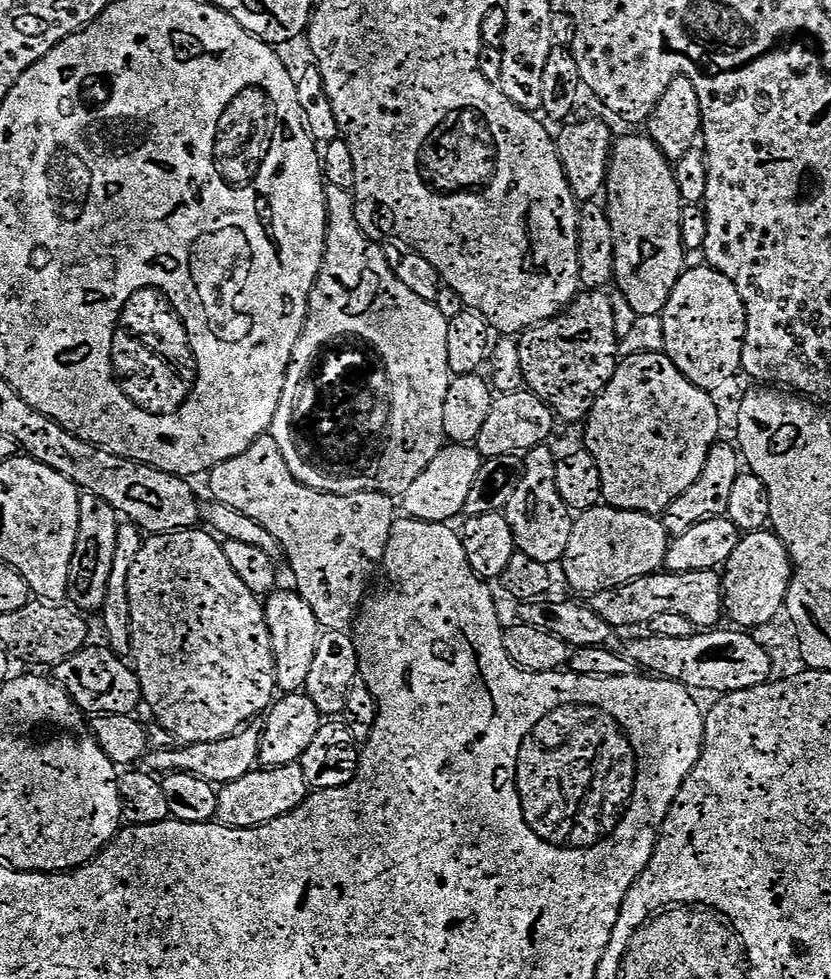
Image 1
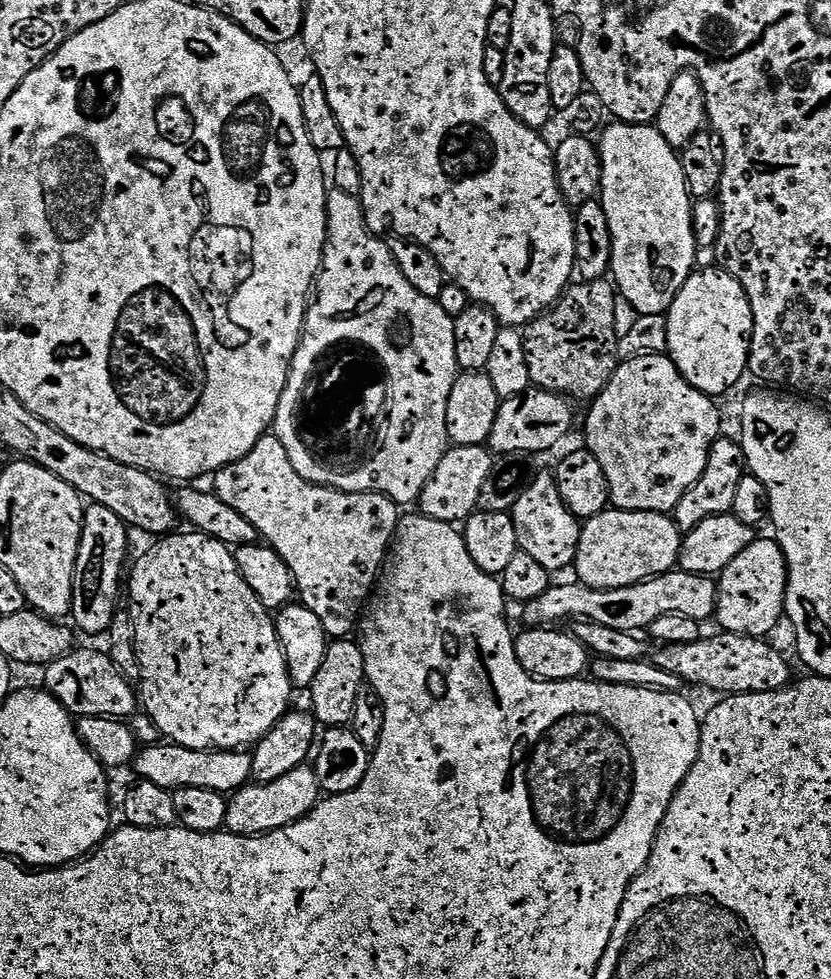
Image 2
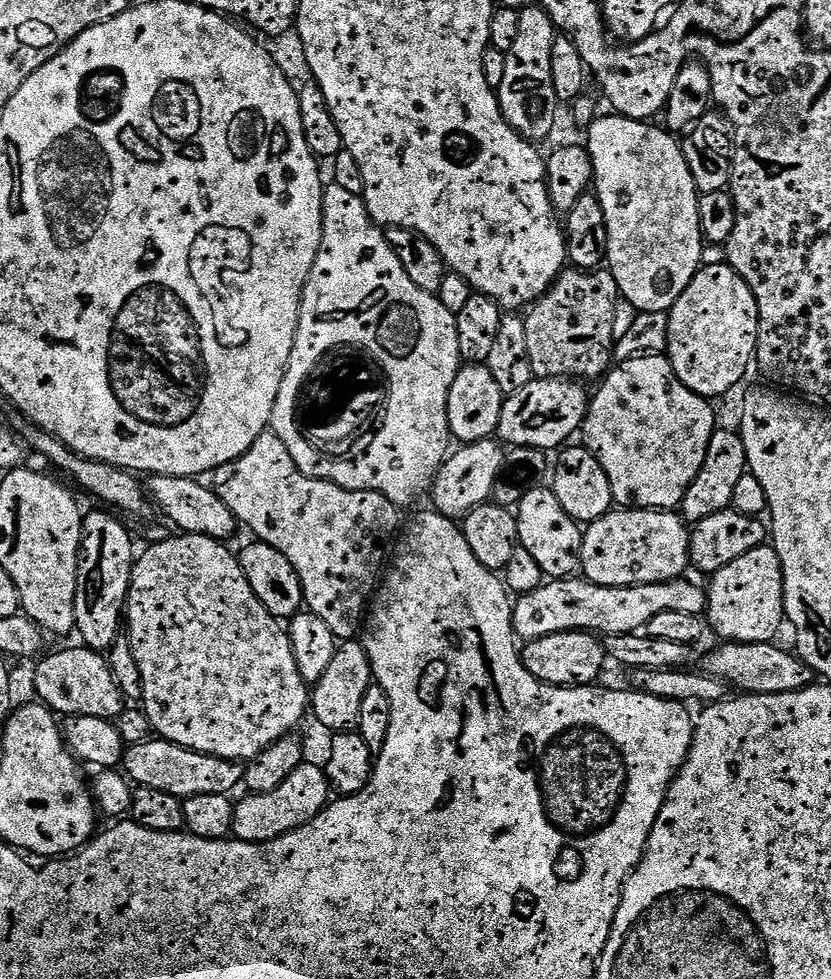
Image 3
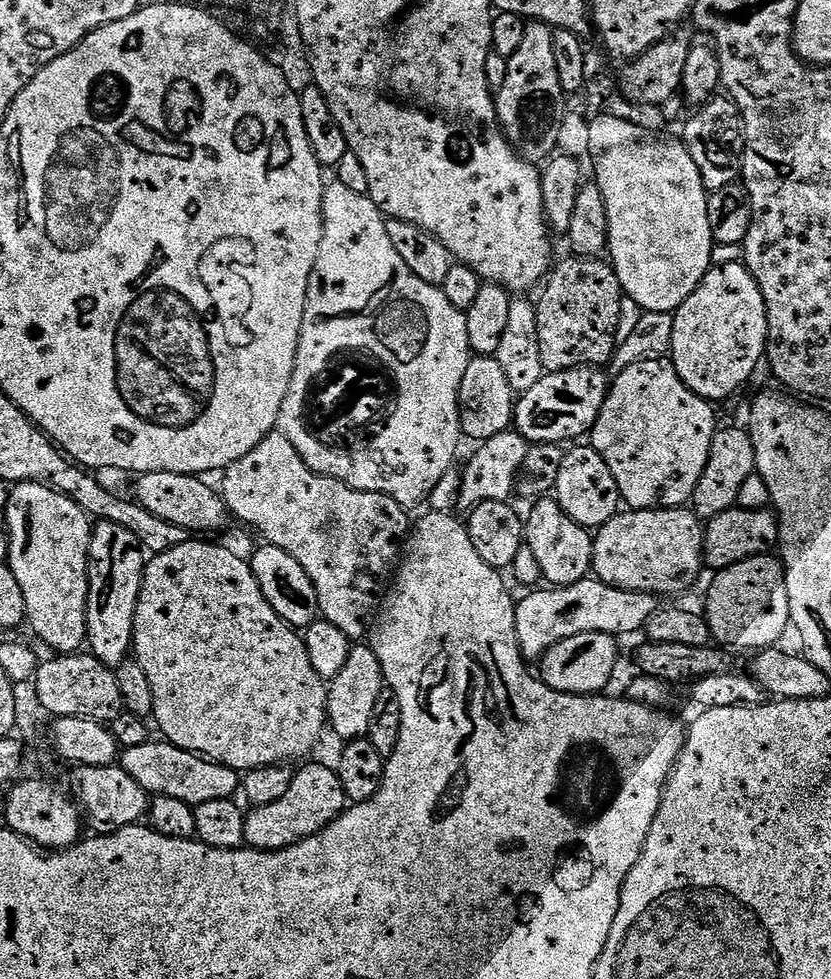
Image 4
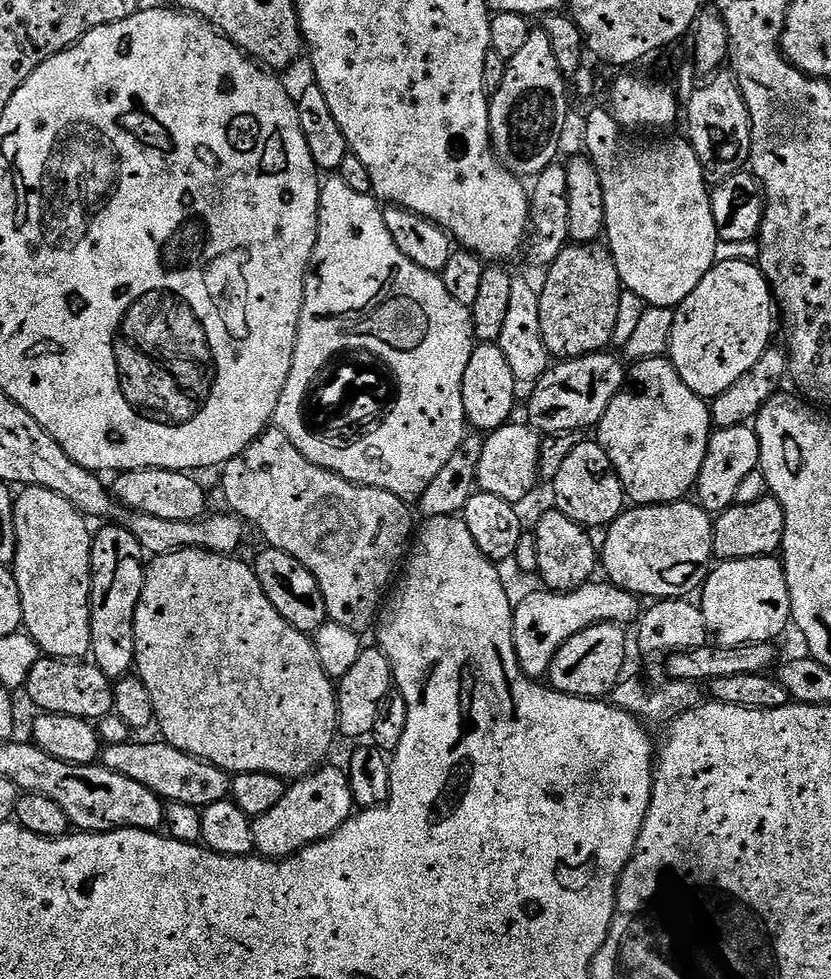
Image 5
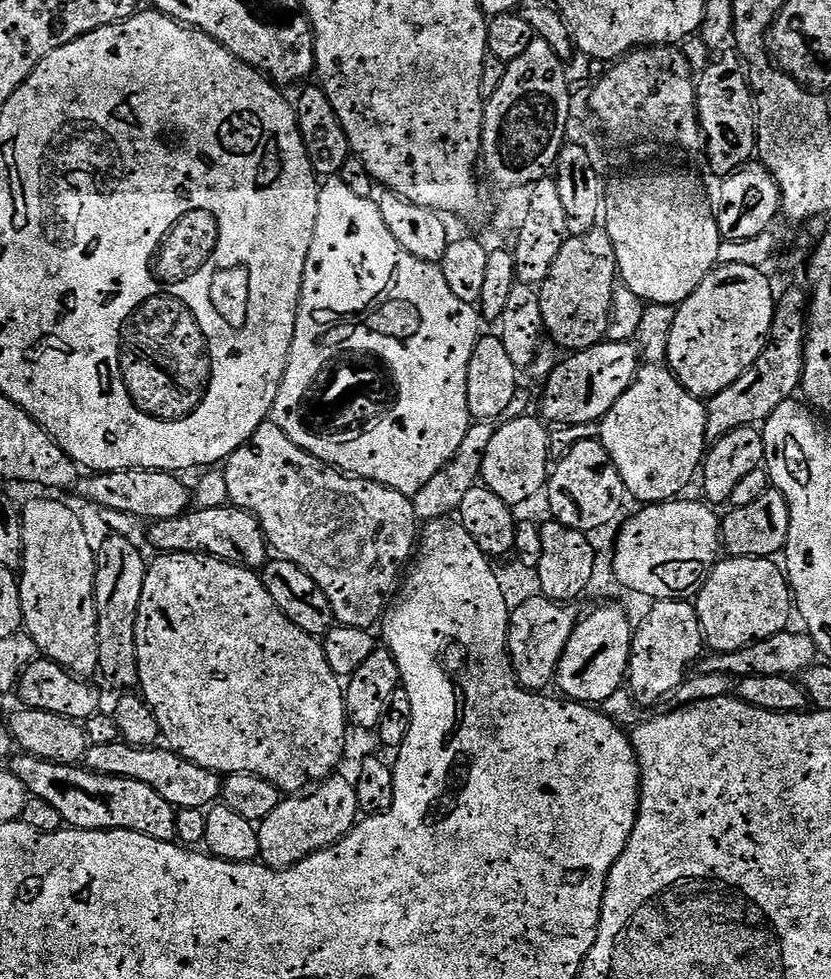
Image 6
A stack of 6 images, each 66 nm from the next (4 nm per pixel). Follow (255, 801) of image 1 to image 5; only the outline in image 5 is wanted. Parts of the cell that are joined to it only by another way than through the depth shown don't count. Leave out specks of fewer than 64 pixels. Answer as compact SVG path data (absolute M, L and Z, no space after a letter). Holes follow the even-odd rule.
M321 766L308 773L293 779L285 787L282 802L278 806L266 810L266 814L255 817L252 820L252 847L259 855L269 860L282 860L285 856L292 856L296 852L301 852L308 844L316 844L319 840L324 840L327 836L332 836L334 830L338 830L348 817L353 815L354 803L352 799L352 786L349 773L342 767L328 768Z

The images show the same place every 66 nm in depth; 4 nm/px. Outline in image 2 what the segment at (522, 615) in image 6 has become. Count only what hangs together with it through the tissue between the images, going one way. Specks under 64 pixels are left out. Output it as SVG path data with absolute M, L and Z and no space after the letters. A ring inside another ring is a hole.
M673 570L663 572L660 576L651 576L641 584L626 586L625 588L588 588L579 582L572 584L560 584L546 589L540 597L525 603L524 624L529 628L543 628L556 626L559 620L572 620L579 622L589 620L598 622L602 626L610 626L613 630L622 630L633 634L643 633L652 623L664 615L682 615L688 612L686 618L696 616L696 608L704 608L700 600L708 596L708 588L718 586L717 581L710 576L699 576L689 572Z

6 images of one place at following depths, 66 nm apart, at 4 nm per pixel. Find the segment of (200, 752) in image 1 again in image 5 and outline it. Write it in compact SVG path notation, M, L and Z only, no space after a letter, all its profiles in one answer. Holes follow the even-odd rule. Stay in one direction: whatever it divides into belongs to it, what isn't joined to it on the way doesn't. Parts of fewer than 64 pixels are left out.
M157 742L157 744L112 744L109 748L107 745L102 752L102 764L103 767L114 770L126 778L134 778L134 782L142 782L142 786L149 788L154 795L165 802L186 803L199 810L204 809L208 804L229 799L232 790L229 773L225 772L223 768L186 754L173 744L163 742Z

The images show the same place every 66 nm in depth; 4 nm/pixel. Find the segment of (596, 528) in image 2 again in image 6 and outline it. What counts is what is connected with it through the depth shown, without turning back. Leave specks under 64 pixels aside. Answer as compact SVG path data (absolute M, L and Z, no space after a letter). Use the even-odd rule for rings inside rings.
M684 499L666 500L662 504L641 507L641 512L634 513L621 526L620 533L616 536L616 549L612 552L612 572L616 575L617 582L640 596L649 596L649 601L652 602L678 600L687 597L687 592L695 593L708 579L709 572L716 567L722 556L721 517L716 517L712 513L715 511L699 499Z

